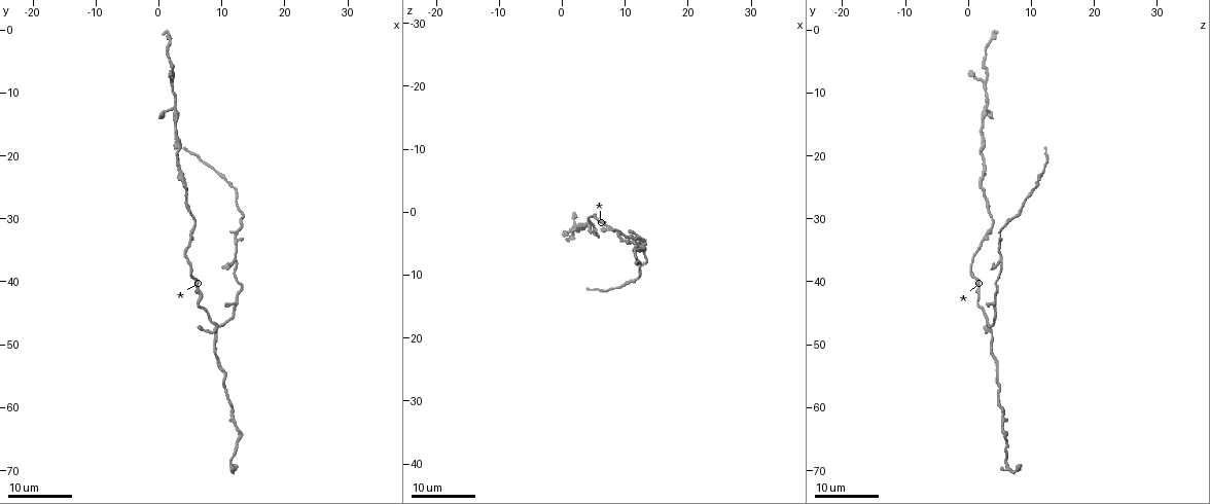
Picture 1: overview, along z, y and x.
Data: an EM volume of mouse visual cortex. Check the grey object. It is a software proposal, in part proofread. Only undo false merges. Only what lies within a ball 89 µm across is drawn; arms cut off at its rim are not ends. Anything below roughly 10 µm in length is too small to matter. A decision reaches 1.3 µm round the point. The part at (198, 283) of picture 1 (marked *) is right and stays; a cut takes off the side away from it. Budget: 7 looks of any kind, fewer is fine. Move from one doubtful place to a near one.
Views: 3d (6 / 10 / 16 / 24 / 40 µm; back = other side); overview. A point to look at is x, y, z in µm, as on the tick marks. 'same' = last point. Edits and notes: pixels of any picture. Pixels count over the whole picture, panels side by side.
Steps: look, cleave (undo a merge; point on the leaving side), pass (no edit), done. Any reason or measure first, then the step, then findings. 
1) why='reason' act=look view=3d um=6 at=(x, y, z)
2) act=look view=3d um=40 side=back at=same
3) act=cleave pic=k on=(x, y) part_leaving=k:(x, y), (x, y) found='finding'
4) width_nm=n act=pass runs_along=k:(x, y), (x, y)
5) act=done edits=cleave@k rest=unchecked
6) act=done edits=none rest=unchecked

why='four arms meet' act=look view=3d um=24 at=(9.5, 47.5, 4.0)

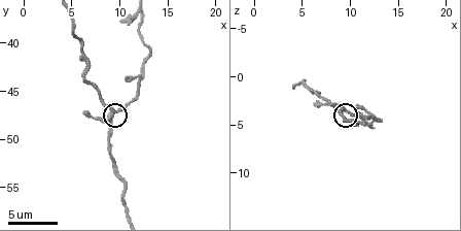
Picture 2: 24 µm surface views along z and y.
why='closer look' act=look view=3d um=10 at=(9.2, 47.2, 3.4)

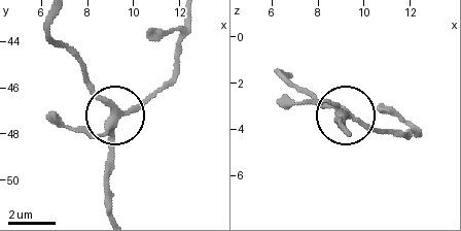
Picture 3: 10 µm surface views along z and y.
act=pass runs_along=3:(50, 21), (57, 39), (113, 116), (109, 197) found='all the same neuron'

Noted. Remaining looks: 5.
why='thick turns thin' act=look view=3d um=16 at=(6.5, 43.0, 2.0)

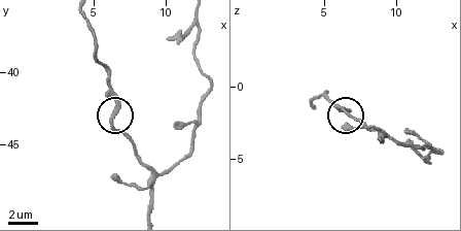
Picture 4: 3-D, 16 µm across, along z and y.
why='zoom in' act=look view=3d um=10 at=same

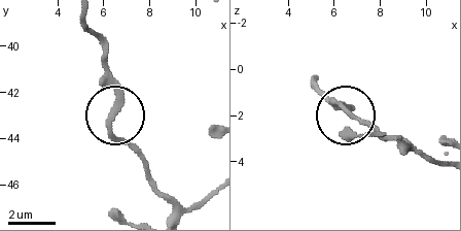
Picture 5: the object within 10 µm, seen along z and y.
act=pass runs_along=5:(107, 55), (112, 124), (142, 164) found='one neuron here'

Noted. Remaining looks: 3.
why='thick turns thin' act=look view=3d um=16 at=(5.5, 31.0, 4.0)

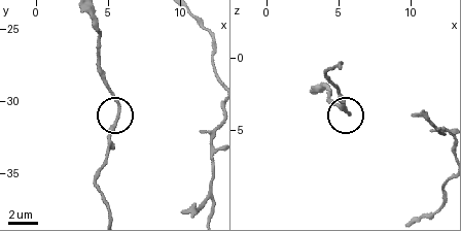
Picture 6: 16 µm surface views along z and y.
act=look view=3d um=10 at=(5.6, 30.8, 4.0)

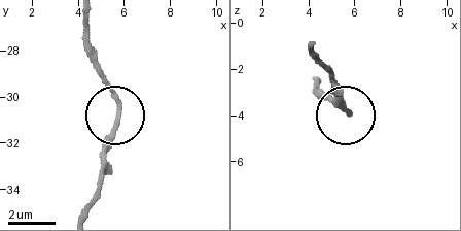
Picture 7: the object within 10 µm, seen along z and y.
act=pass runs_along=7:(86, 210), (96, 199), (104, 145), (115, 122), (98, 53) found='all the same neuron'

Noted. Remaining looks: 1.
act=done edits=none rest=unchecked

